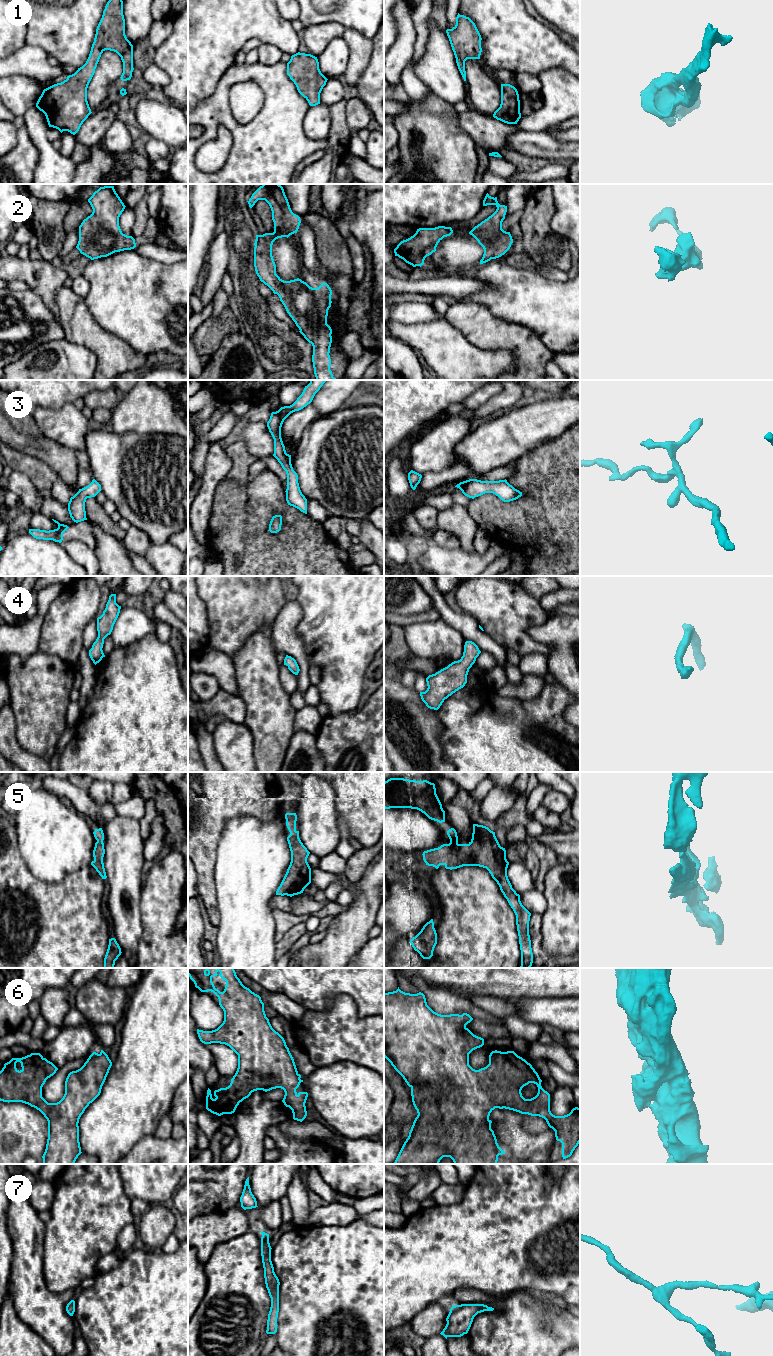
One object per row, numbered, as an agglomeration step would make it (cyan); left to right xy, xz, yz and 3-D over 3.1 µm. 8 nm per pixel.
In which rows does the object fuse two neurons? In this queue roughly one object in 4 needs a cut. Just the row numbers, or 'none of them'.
none of them

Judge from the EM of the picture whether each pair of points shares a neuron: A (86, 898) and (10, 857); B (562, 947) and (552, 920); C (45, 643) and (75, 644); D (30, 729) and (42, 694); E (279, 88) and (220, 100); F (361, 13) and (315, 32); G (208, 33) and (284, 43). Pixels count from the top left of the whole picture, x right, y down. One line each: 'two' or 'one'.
A: one
B: one
C: one
D: one
E: one
F: two
G: one

